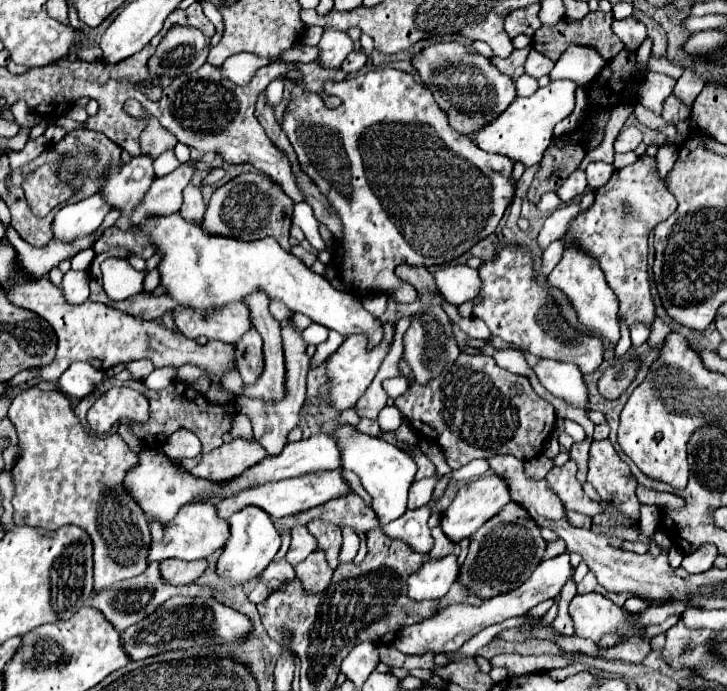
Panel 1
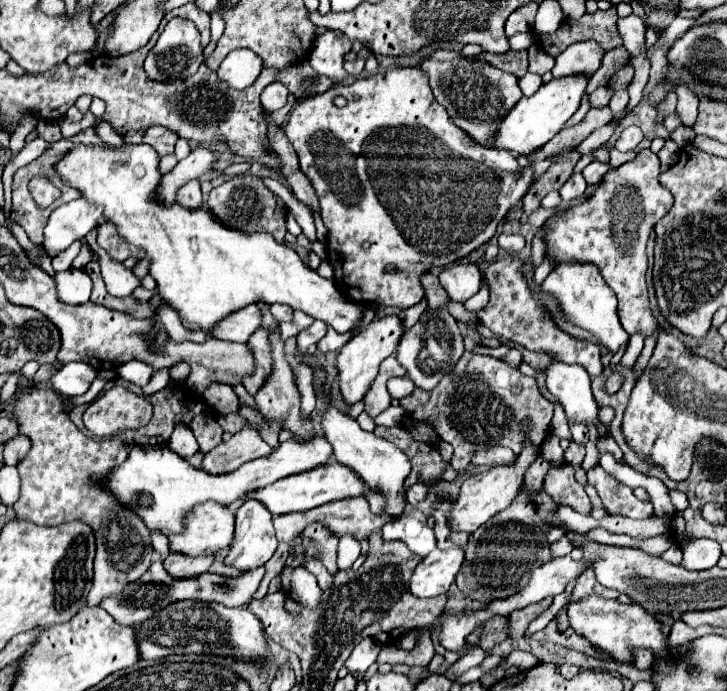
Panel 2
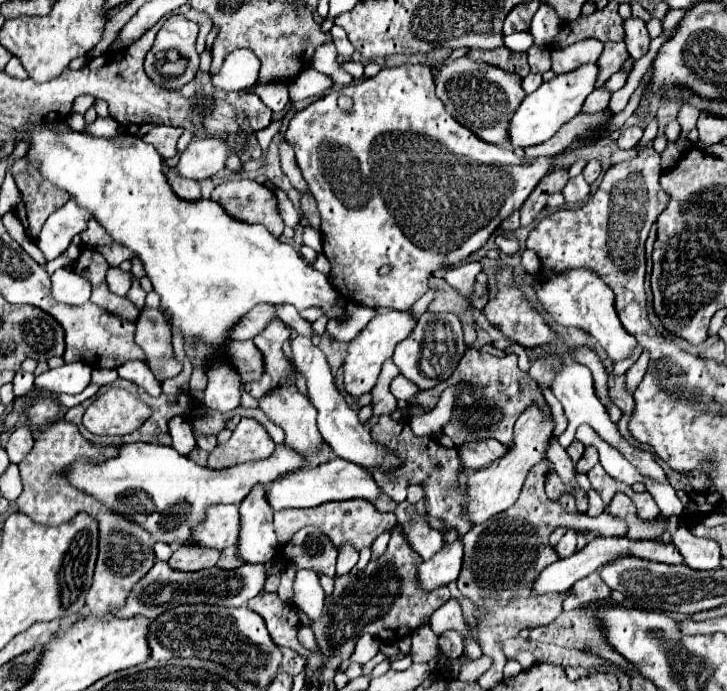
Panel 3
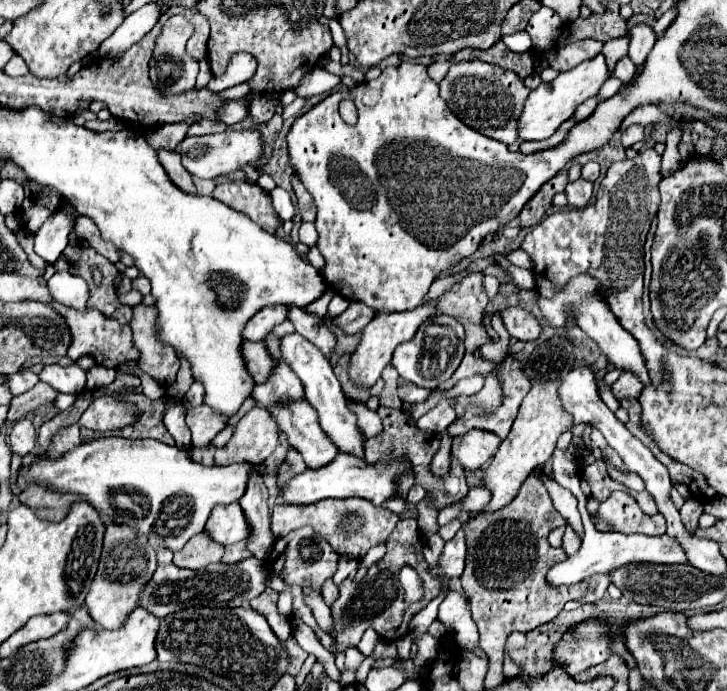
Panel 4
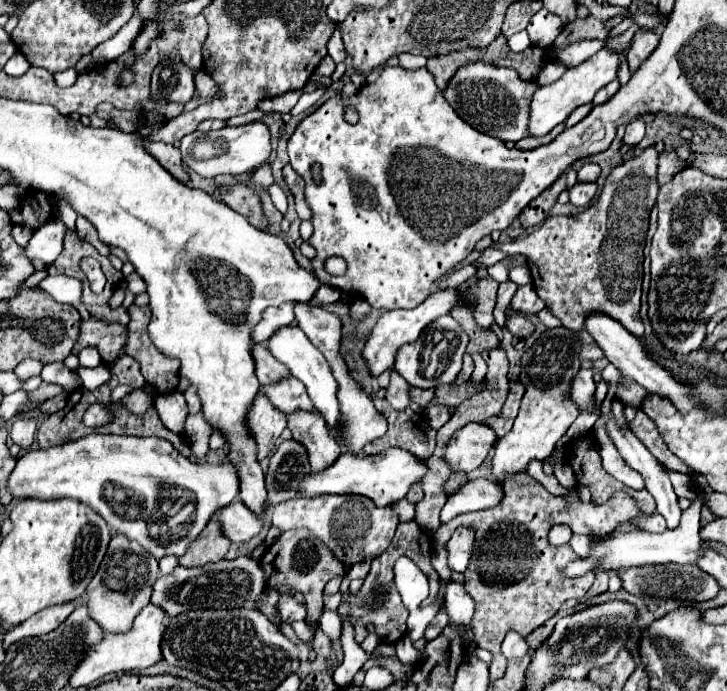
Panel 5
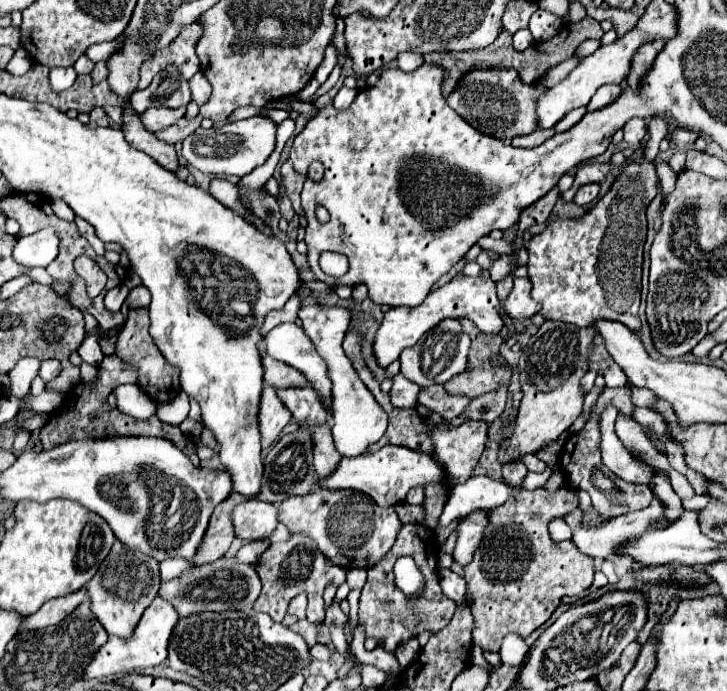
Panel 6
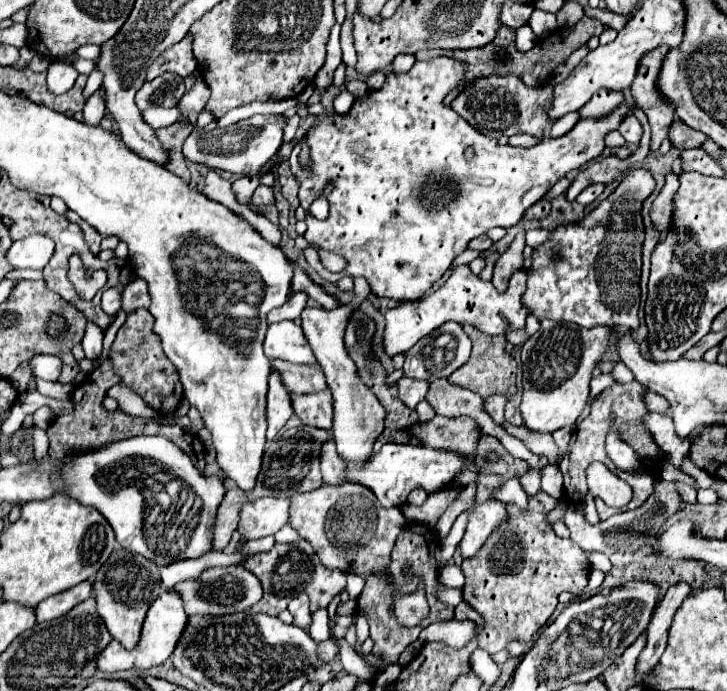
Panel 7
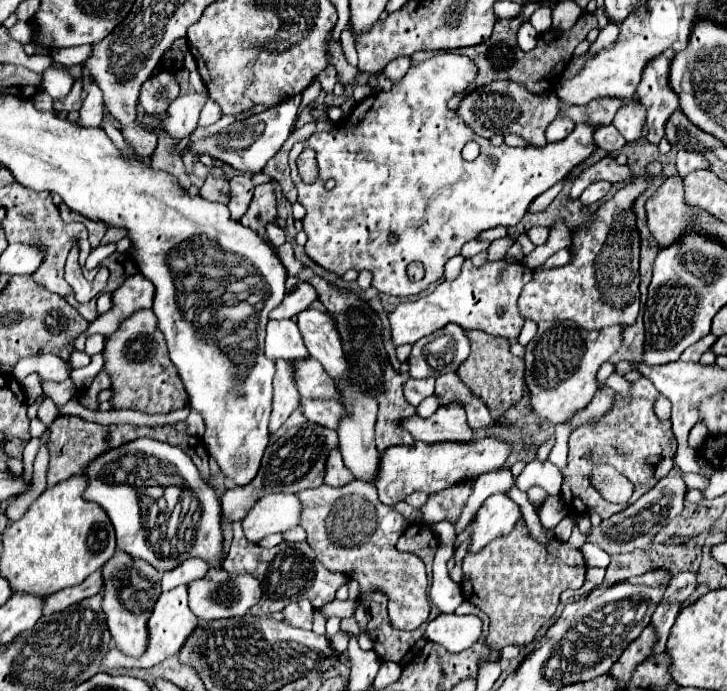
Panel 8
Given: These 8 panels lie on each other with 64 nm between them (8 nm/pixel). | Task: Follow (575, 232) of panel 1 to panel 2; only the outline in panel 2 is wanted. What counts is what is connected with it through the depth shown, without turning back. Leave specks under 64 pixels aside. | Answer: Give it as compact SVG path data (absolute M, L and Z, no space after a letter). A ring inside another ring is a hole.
M650 148L640 150L632 162L612 168L586 202L550 216L538 230L546 242L546 254L552 256L556 264L592 262L598 266L602 278L618 296L618 316L630 336L636 332L650 336L658 330L658 324L650 314L644 280L646 240L654 224L670 210L674 200L672 194L660 186L658 176L658 156Z

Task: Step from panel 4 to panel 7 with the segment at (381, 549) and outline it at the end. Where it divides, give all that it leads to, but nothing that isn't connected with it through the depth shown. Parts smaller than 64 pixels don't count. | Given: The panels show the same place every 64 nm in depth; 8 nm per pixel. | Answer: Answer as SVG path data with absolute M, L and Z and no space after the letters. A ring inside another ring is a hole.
M356 574L347 575L347 585L345 590L351 600L356 600L364 588L365 580Z

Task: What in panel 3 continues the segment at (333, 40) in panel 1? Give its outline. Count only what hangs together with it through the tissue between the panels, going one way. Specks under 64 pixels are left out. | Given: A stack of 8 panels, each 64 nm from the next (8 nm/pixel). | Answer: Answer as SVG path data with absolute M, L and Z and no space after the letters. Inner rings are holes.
M332 42L324 44L316 50L316 56L312 58L312 68L316 68L318 72L324 72L326 76L330 76L334 80L334 84L348 86L348 84L352 84L352 76L340 68L336 56L338 56L336 46Z

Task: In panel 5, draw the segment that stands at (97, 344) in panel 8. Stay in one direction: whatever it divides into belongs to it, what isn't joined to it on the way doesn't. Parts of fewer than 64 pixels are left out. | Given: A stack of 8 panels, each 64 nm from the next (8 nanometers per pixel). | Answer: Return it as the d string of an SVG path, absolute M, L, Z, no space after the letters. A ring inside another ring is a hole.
M58 274L58 276L46 276L40 286L54 298L54 300L62 300L62 302L68 302L72 306L78 308L80 316L84 320L90 318L90 312L82 306L80 302L80 294L82 294L82 284L80 280L76 278L70 278L70 276L64 276L64 274ZM84 348L80 354L80 366L100 366L102 360L100 360L100 352L96 348Z

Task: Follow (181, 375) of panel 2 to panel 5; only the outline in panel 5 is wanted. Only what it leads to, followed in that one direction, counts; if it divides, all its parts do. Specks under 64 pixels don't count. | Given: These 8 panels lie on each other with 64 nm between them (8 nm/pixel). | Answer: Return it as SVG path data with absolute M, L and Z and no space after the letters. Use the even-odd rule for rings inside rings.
M132 304L128 308L128 314L130 314L130 324L128 324L124 352L140 364L146 384L152 386L158 396L176 392L180 382L180 376L178 376L180 364L174 358L162 356L162 352L150 342L148 338L150 308Z

